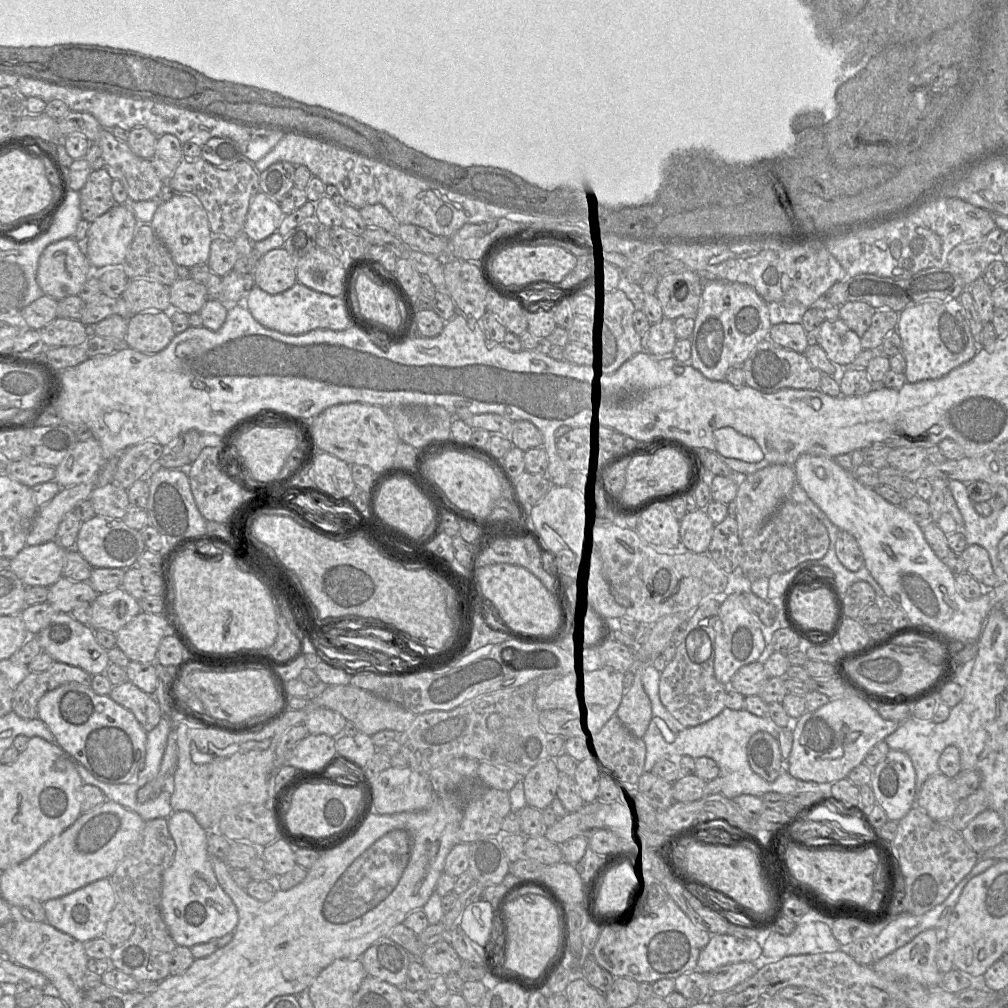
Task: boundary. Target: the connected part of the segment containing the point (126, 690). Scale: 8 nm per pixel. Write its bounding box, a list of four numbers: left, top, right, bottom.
[109,681,162,732]

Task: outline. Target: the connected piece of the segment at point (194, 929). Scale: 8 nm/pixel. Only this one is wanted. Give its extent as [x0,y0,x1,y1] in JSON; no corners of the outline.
[161,811,238,948]

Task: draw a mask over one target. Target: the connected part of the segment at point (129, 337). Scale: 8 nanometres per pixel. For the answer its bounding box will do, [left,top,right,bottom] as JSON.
[123,311,175,355]

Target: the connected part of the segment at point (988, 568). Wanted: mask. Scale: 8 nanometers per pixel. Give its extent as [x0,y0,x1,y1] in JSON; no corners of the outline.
[961,545,1000,589]

